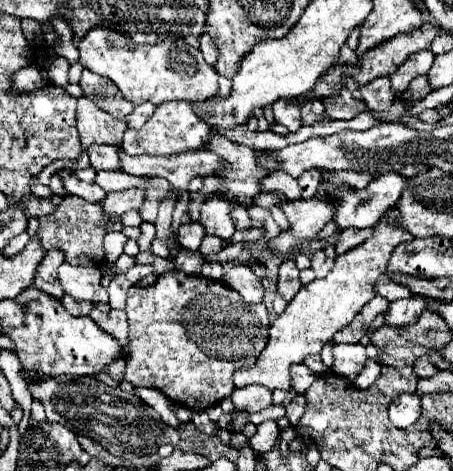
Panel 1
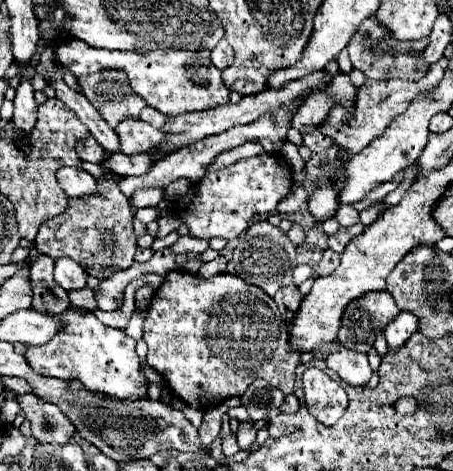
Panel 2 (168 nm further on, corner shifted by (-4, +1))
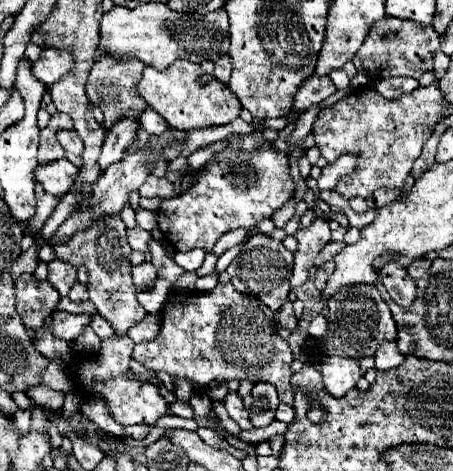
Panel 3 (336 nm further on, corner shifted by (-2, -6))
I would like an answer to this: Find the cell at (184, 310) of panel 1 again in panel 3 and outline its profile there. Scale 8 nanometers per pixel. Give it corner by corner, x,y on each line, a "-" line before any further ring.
218,284
212,292
196,294
196,292
170,292
164,308
162,308
164,320
162,328
156,340
142,342
134,346
132,358
144,364
146,368
154,372
166,372
170,376
186,376
200,386
210,384
212,380
252,380
252,382
270,382
276,386
280,402
292,406
294,404
294,392
290,386
290,364
294,360
292,350
286,340
278,336
278,328
274,322
274,312
258,298
240,294
232,284

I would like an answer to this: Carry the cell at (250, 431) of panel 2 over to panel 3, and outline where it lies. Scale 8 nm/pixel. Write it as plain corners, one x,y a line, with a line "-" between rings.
230,392
226,398
224,398
224,404
226,404
226,410
230,414
230,418
242,428
242,430
248,430
252,424
250,424
250,418
246,416
246,408
242,404
242,398
238,392

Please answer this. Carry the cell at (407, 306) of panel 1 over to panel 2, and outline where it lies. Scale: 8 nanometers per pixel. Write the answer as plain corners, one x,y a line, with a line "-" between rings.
400,311
384,329
386,333
386,341
390,349
398,349
400,345
404,345
404,341
408,341
408,337
418,331
418,321
416,317
412,317
412,313
404,313

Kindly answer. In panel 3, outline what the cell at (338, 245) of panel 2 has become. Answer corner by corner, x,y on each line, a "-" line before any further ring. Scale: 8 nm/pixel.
330,242
330,244
326,244
322,250
320,250
320,254
316,256
316,260
314,260
314,266
318,268
318,266
322,266
322,264
326,264
328,260
332,260
342,248
344,248
346,244
344,242

